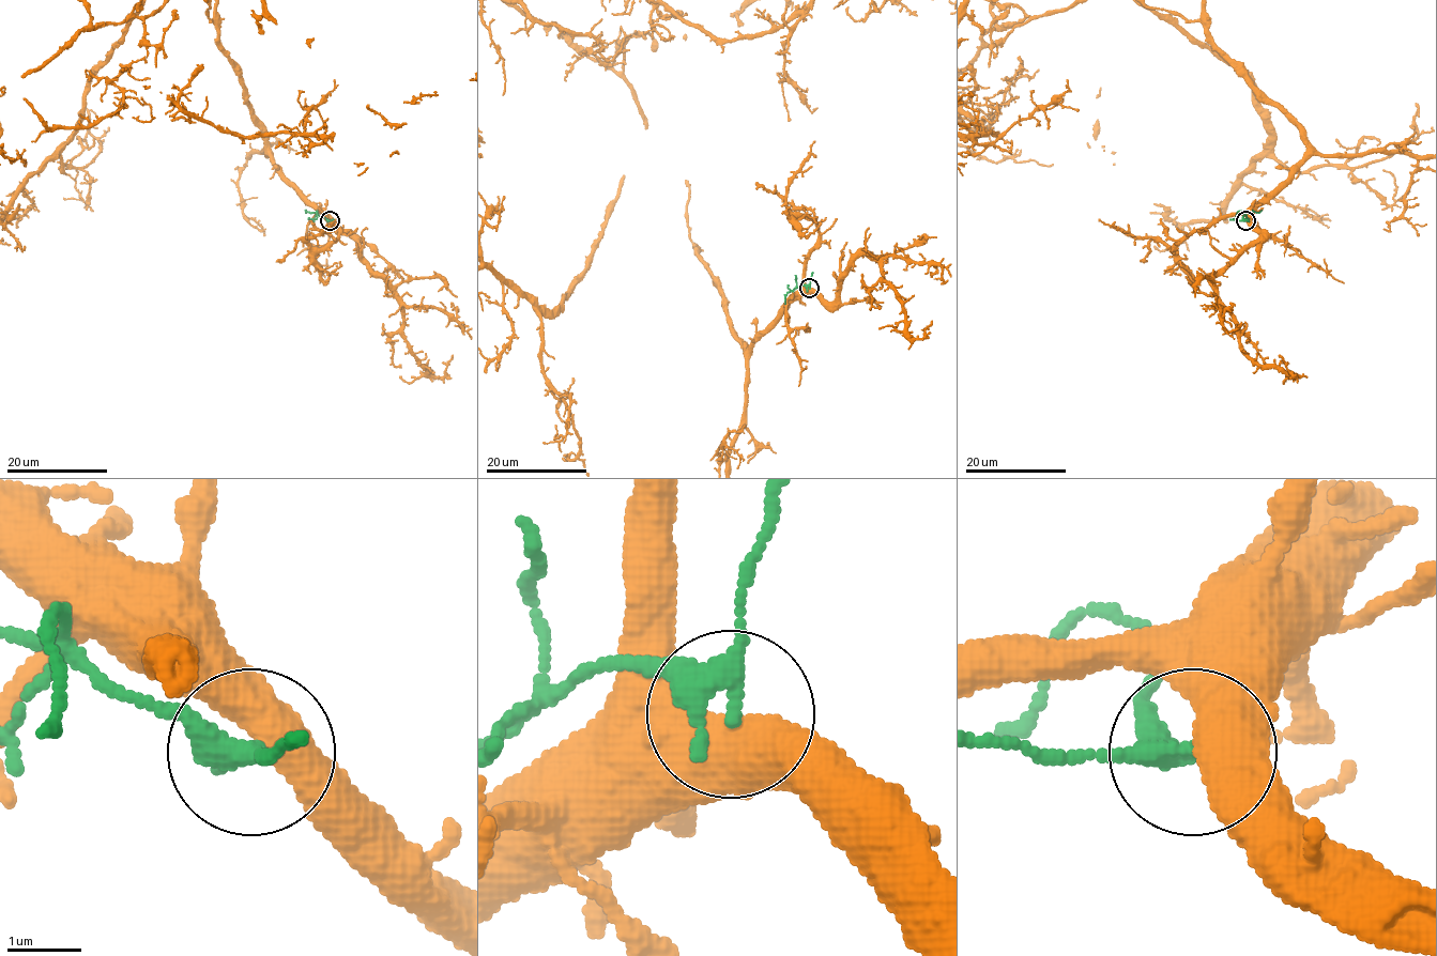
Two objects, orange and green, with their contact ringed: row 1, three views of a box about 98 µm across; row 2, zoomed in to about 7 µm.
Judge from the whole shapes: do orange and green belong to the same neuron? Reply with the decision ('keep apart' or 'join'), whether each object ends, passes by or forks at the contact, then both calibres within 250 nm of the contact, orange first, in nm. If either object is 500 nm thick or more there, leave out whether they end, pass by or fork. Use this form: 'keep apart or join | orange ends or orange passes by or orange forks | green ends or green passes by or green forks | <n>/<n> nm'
keep apart | 550/240 nm

